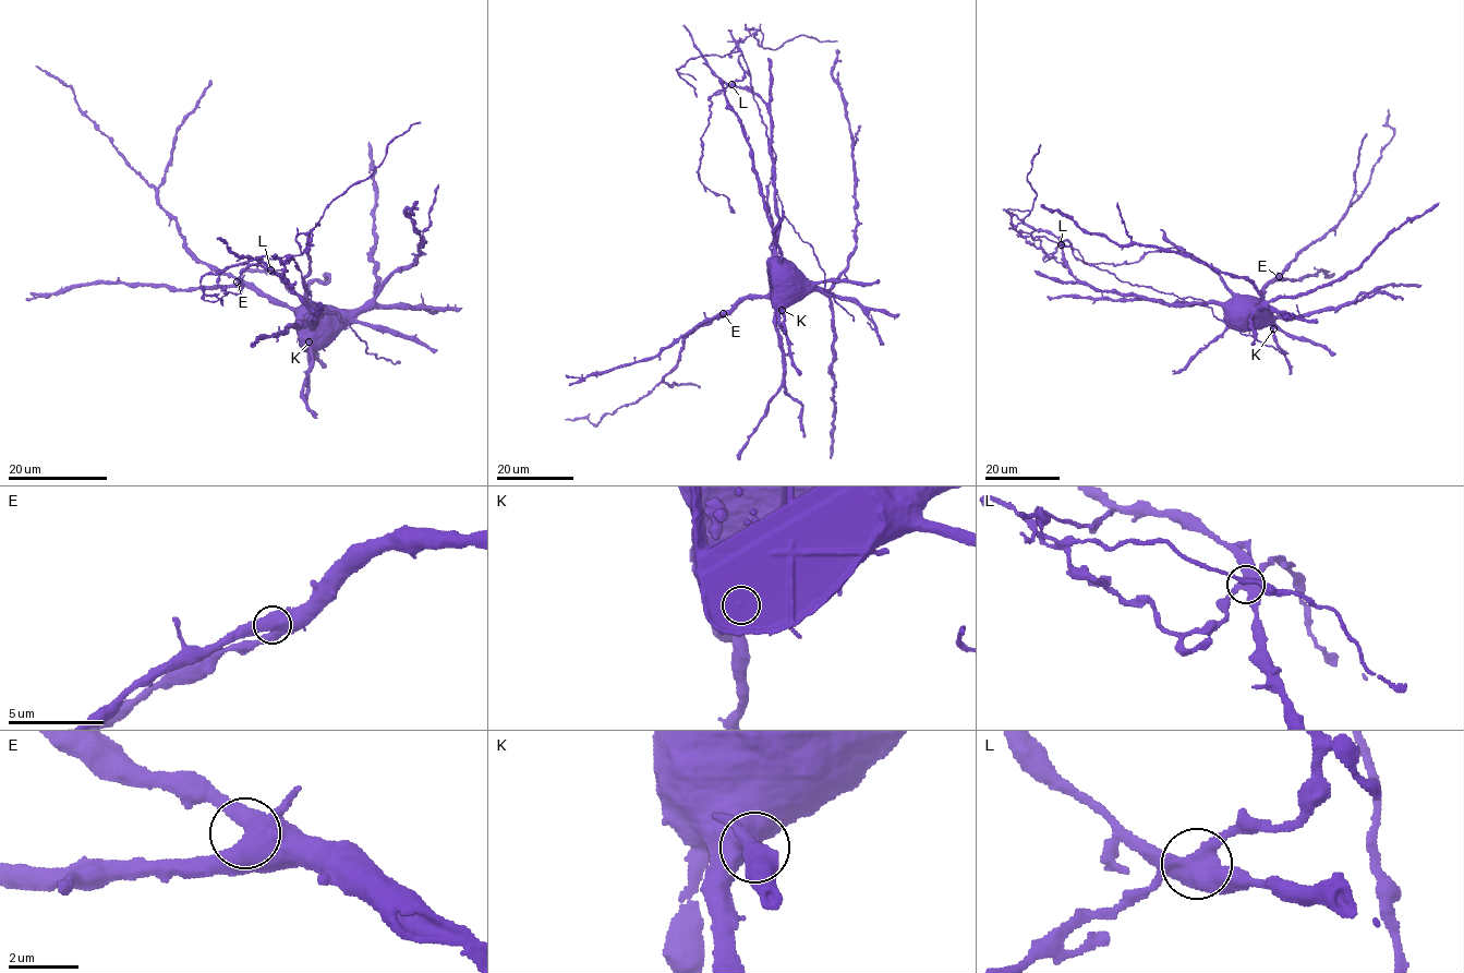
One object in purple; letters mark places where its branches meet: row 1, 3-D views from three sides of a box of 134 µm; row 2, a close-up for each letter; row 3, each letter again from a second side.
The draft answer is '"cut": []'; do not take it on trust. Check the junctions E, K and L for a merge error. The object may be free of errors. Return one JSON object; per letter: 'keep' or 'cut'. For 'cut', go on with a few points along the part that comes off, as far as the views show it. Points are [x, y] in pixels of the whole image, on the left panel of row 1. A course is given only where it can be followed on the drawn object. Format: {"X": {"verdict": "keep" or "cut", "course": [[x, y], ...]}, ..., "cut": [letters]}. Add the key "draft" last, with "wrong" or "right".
{"E": {"verdict": "keep"}, "K": {"verdict": "keep"}, "L": {"verdict": "cut", "course": [[270, 269], [287, 283], [283, 263], [292, 259], [317, 302], [315, 311], [335, 312], [368, 353], [398, 363]]}, "cut": ["L"], "draft": "wrong"}

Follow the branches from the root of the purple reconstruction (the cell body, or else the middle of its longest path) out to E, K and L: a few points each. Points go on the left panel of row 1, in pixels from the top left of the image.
E: (309, 316), (309, 313), (305, 316), (297, 315), (294, 310), (270, 302), (237, 281)
K: (309, 316), (309, 313), (298, 325), (299, 337), (309, 341)
L: (309, 316), (309, 313), (297, 315), (314, 322), (313, 327), (314, 313), (270, 269)

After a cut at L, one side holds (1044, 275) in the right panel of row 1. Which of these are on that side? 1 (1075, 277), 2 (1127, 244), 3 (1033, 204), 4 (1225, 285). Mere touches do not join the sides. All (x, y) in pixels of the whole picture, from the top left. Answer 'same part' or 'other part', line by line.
1: same part
2: same part
3: other part
4: same part

